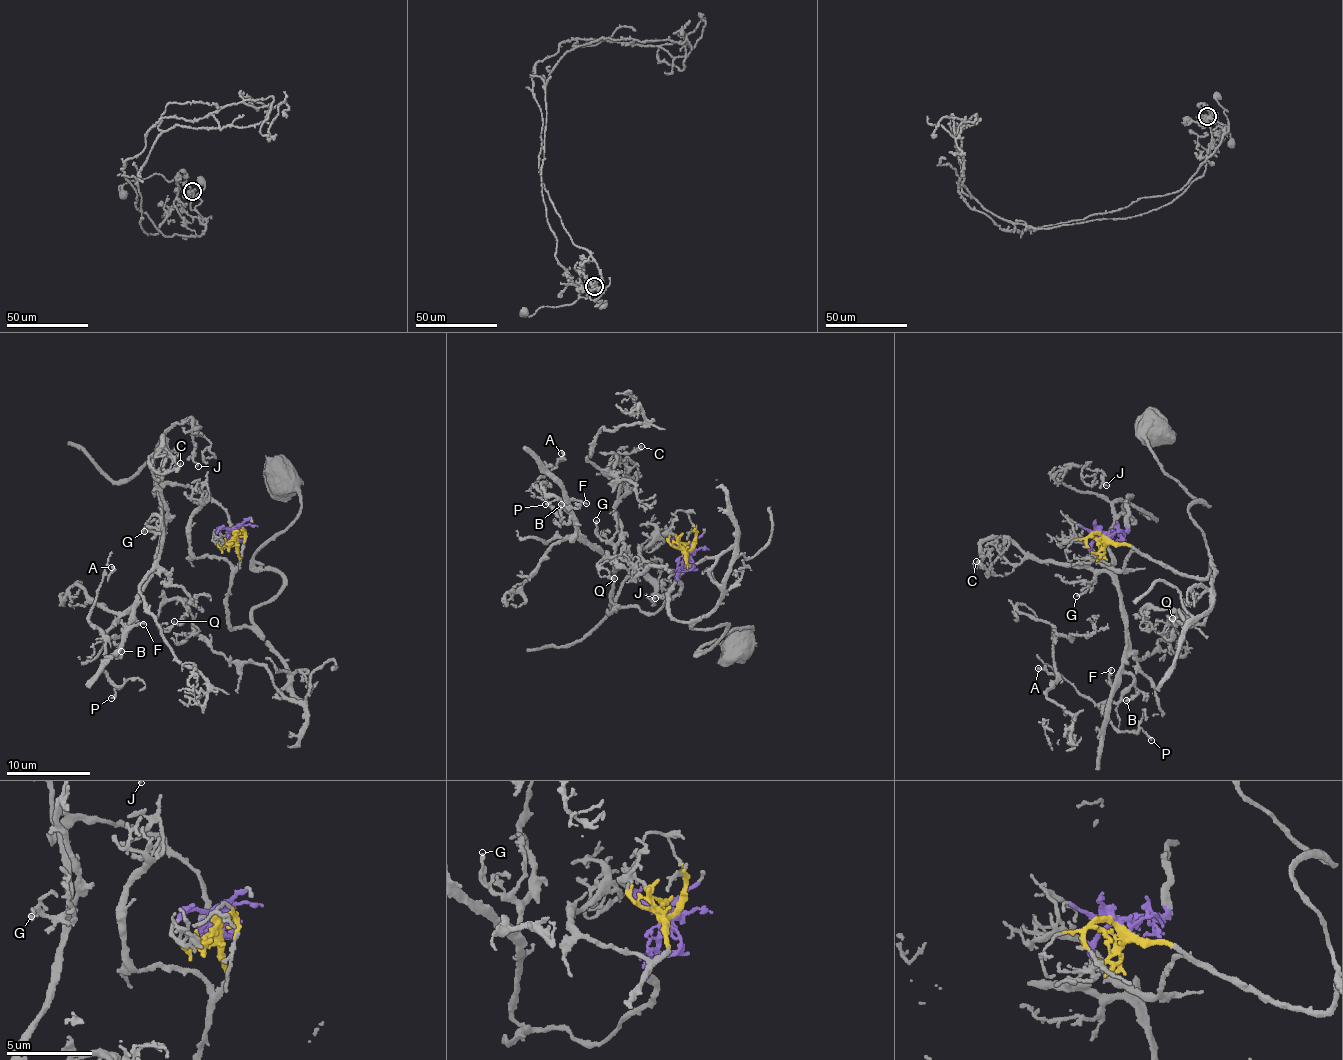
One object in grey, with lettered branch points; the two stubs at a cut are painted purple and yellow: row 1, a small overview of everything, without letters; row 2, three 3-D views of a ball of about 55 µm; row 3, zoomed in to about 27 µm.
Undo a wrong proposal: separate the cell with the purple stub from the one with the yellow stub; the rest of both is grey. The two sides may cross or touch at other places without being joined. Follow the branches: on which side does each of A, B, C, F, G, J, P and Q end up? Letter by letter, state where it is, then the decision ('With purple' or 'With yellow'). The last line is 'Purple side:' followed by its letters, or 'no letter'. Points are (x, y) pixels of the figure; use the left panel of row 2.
A: Place: (111, 567). With purple
B: Place: (121, 651). With purple
C: Place: (180, 463). With purple
F: Place: (143, 624). With purple
G: Place: (144, 531). With purple
J: Place: (198, 466). With purple
P: Place: (111, 698). With purple
Q: Place: (174, 621). With yellow
Purple side: A, B, C, F, G, J, P

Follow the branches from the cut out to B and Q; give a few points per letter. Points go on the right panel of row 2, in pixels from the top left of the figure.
B: (1104, 534), (1126, 529), (1130, 495), (1108, 537), (1121, 606), (1123, 668), (1134, 678), (1138, 694), (1126, 700)
Q: (1104, 534), (1178, 571), (1206, 576), (1210, 564), (1204, 621), (1142, 611), (1161, 634), (1175, 631), (1172, 617)

